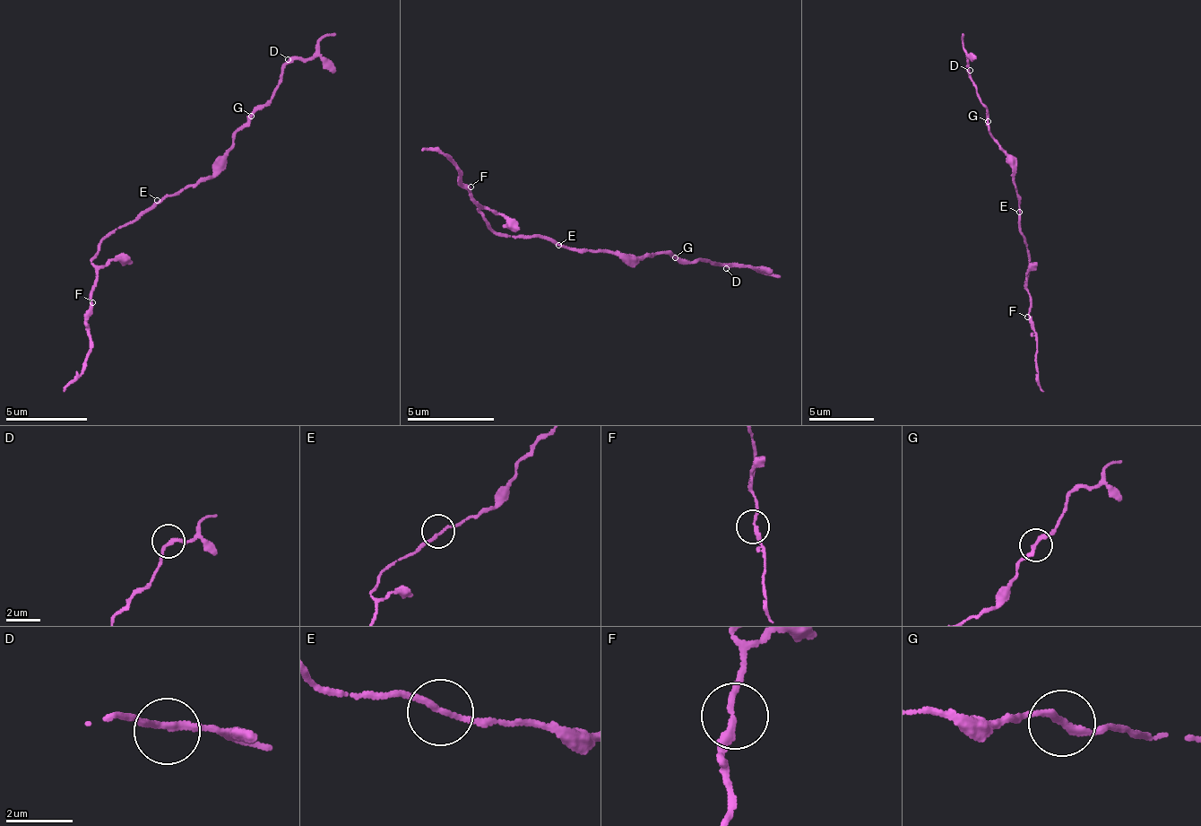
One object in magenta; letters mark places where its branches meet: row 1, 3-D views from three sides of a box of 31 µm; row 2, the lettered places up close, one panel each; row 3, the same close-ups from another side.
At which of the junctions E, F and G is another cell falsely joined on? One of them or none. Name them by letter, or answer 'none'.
none

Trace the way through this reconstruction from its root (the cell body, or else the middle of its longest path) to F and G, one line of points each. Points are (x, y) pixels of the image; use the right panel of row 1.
F: (1019, 213), (1030, 264), (1024, 283), (1024, 290), (1031, 297), (1027, 317)
G: (1019, 213), (1011, 156), (989, 131), (988, 122)

